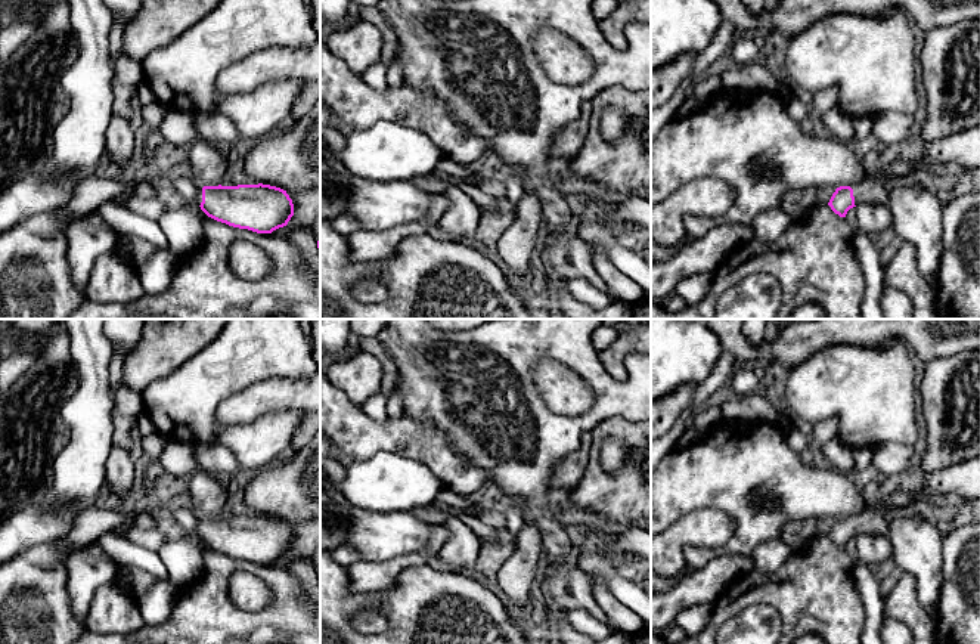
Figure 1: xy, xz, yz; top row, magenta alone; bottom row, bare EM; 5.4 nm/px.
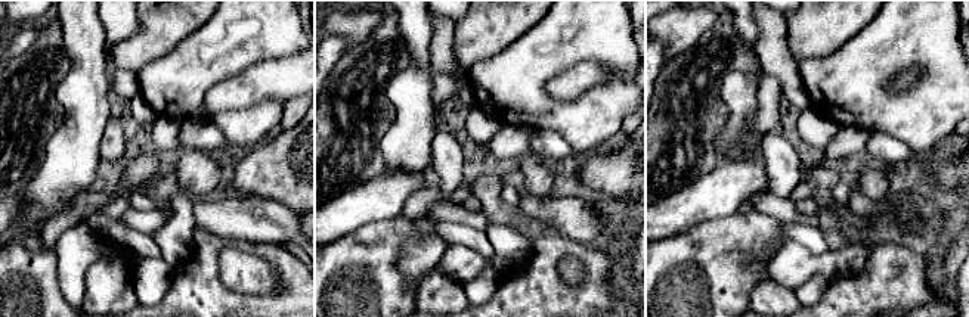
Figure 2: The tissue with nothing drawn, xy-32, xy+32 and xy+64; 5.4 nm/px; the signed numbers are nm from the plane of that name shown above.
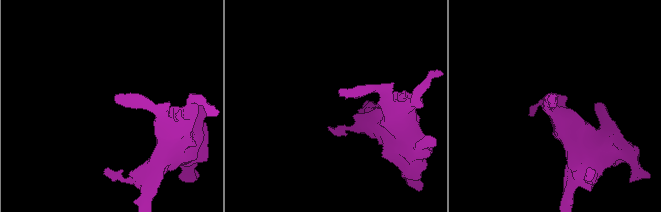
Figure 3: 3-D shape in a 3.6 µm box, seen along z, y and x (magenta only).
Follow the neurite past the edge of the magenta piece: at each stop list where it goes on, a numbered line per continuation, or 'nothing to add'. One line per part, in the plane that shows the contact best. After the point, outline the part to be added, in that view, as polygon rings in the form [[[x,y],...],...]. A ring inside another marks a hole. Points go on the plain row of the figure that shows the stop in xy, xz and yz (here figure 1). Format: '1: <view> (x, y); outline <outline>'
1: yz (964, 479); outline [[[980,456],[928,474],[921,492],[897,492],[881,507],[868,504],[865,511],[850,517],[855,536],[862,533],[890,536],[890,513],[894,508],[909,507],[919,495],[948,493],[958,493],[965,501],[980,501]]]

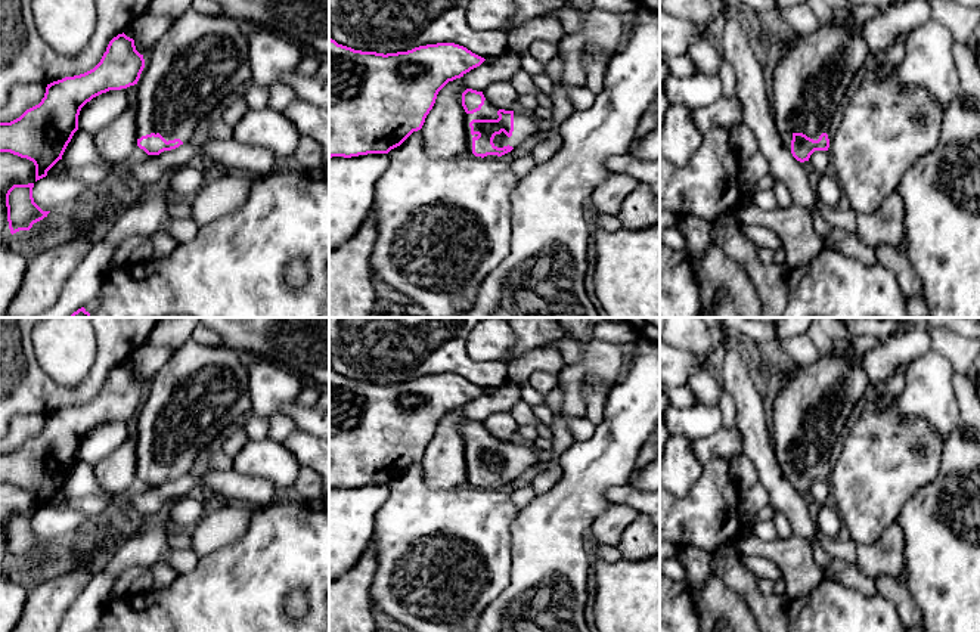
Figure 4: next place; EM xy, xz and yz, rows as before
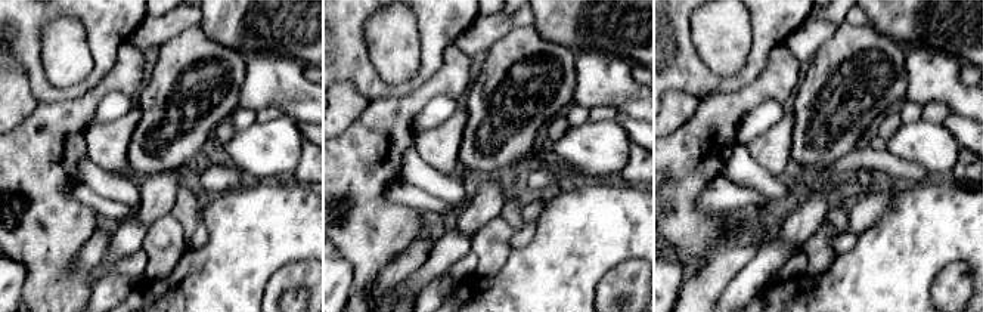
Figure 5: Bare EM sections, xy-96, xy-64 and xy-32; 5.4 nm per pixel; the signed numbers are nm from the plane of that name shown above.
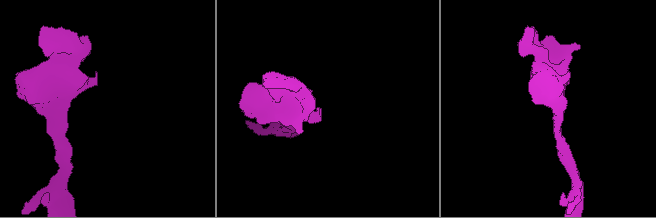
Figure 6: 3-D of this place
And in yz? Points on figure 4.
1: yz (813, 405); outline [[[853,351],[850,356],[821,354],[815,363],[779,372],[770,440],[788,483],[794,464],[813,471],[827,464],[832,470],[834,443],[844,436],[868,385],[860,357]]]

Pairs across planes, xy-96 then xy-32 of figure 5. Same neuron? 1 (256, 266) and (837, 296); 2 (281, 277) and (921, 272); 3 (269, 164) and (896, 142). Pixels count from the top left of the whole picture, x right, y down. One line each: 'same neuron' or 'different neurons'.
1: same neuron
2: different neurons
3: same neuron

